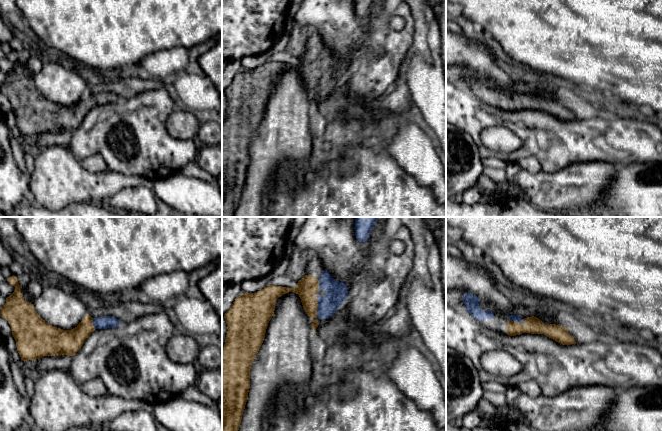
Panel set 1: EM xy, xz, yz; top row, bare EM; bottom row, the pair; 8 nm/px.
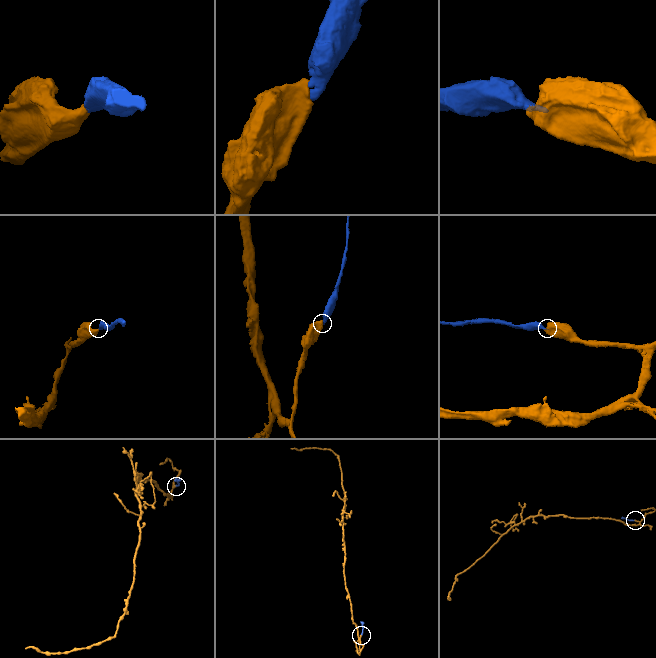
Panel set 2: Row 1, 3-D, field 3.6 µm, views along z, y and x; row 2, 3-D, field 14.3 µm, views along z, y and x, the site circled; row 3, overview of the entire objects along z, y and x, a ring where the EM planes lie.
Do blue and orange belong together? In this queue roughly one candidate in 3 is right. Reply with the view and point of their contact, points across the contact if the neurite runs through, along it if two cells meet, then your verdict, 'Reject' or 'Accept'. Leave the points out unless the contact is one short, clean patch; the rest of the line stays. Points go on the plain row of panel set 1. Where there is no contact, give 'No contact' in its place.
Touches blue at xz (317, 83). Path across: xz (336, 68), (317, 83), (308, 74), (307, 63). Accept

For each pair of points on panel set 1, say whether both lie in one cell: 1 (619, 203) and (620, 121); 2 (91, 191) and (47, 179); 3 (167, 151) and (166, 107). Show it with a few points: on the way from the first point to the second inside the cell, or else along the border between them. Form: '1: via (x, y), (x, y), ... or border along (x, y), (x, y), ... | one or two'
1: border along (642, 162), (632, 162), (627, 165), (617, 166) | two
2: via (80, 185), (58, 180) | one
3: via (159, 140), (159, 118) | one

